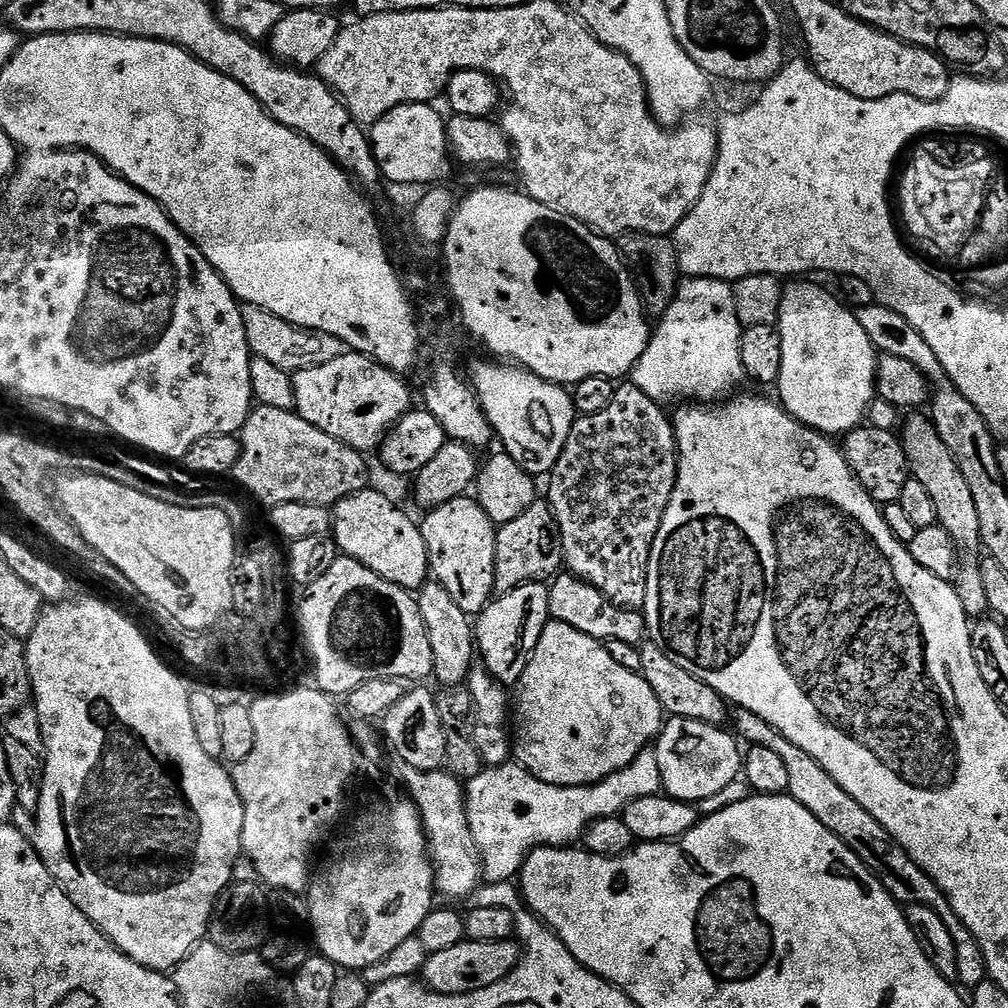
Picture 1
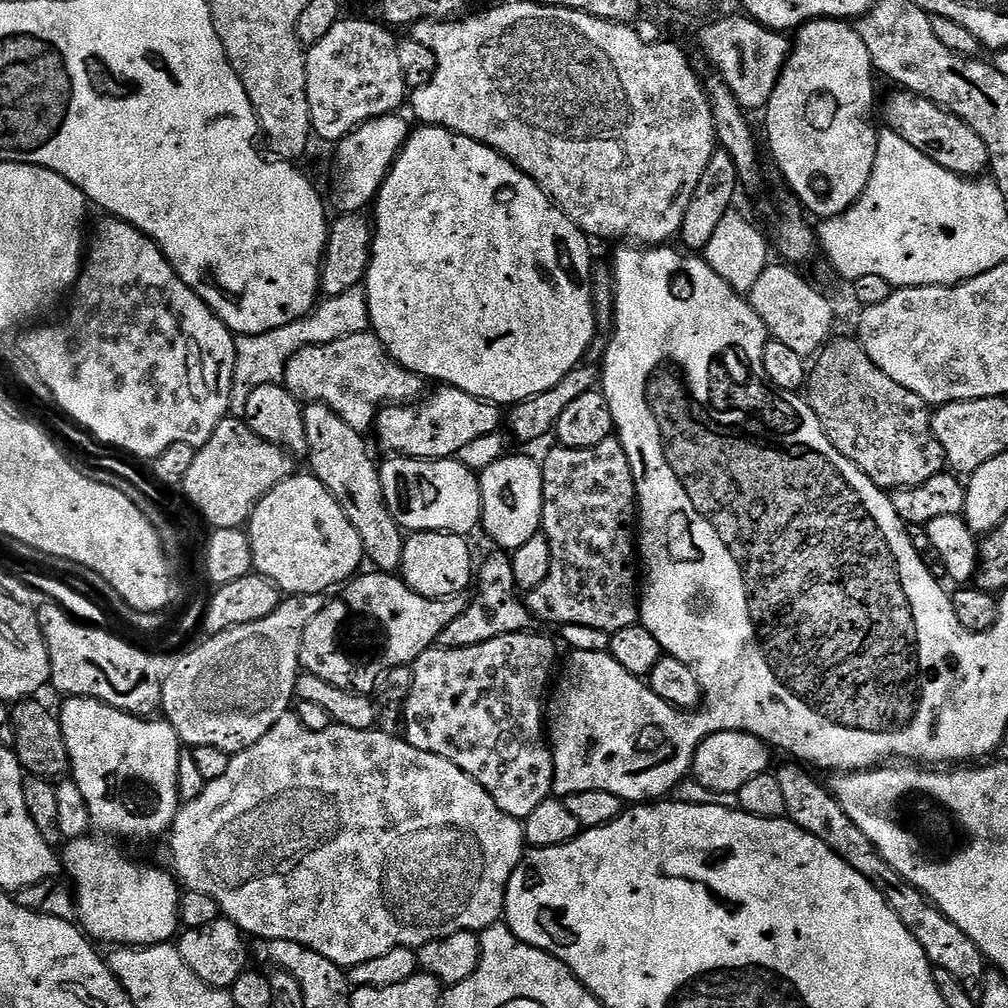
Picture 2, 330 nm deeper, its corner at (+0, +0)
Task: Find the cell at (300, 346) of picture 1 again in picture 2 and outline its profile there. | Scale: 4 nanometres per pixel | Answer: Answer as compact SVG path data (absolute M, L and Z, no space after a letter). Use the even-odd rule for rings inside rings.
M371 331L326 345L304 346L288 360L282 383L301 402L325 404L346 426L361 434L375 425L385 406L411 404L426 392L425 377L402 367Z

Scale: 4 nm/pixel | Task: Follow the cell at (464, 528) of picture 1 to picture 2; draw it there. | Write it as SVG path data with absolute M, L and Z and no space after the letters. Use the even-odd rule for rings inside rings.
M453 532L411 533L404 541L399 570L404 584L431 600L444 600L448 596L467 593L474 580L472 548L468 542L465 537L455 536Z

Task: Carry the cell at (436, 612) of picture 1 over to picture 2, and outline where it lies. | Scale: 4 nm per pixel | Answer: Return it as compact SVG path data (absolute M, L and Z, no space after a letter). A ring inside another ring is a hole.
M308 404L304 409L304 421L308 443L306 460L312 463L311 475L318 477L326 490L334 494L346 518L350 518L350 526L358 530L367 563L378 572L399 573L406 532L386 506L380 469L368 453L365 437L346 426L346 422L342 422L342 418L338 418L338 414L330 411L325 404Z

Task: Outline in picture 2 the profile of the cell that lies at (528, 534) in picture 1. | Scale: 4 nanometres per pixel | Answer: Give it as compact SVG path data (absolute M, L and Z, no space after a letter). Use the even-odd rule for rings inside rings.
M492 550L492 553L485 558L484 565L481 568L479 565L478 568L478 579L474 584L474 592L475 588L476 597L473 595L469 599L466 610L462 614L458 614L458 618L454 618L454 622L450 622L450 626L446 626L446 630L442 630L438 641L439 647L465 648L466 646L478 646L482 642L490 642L490 638L498 638L499 636L514 634L515 632L526 632L533 627L534 617L529 612L527 603L518 595L518 589L514 582L512 557L507 551Z

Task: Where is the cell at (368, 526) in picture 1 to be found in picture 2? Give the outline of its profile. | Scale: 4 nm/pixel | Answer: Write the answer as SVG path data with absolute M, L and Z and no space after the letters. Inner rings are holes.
M311 474L300 475L278 482L248 519L252 566L288 596L328 594L335 584L343 585L361 571L360 563L366 560L362 538L324 483Z

